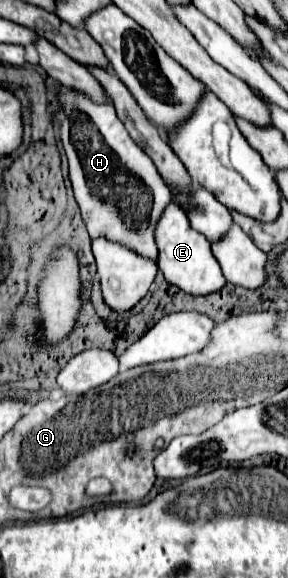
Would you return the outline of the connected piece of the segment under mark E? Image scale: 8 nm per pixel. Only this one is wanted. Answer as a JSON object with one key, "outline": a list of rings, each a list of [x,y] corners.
{"outline":[[[169,205],[165,209],[161,221],[157,223],[157,247],[159,247],[159,269],[171,285],[177,285],[181,291],[189,295],[209,295],[221,291],[227,285],[227,279],[221,273],[219,261],[211,253],[211,243],[191,229],[185,211],[177,209],[177,205]]]}

